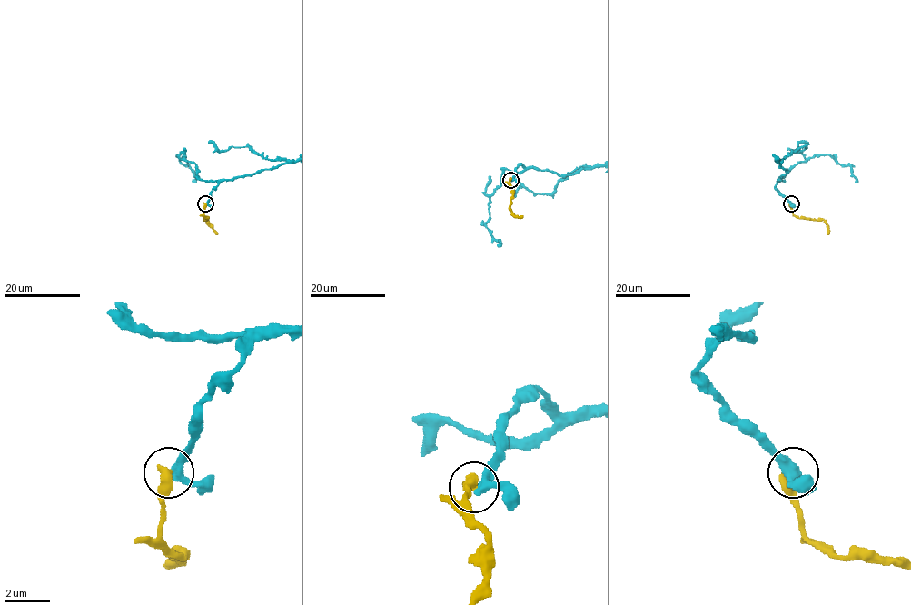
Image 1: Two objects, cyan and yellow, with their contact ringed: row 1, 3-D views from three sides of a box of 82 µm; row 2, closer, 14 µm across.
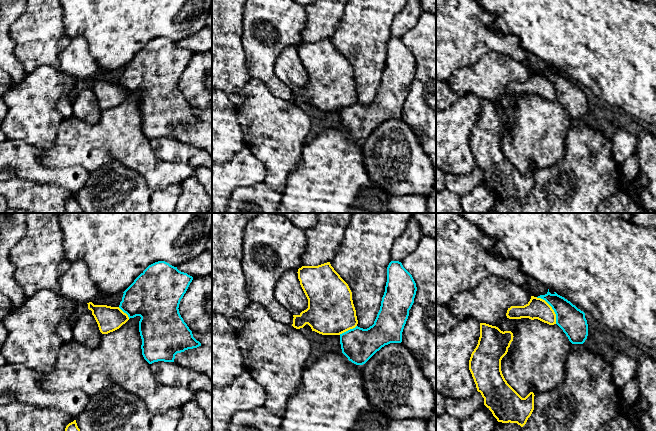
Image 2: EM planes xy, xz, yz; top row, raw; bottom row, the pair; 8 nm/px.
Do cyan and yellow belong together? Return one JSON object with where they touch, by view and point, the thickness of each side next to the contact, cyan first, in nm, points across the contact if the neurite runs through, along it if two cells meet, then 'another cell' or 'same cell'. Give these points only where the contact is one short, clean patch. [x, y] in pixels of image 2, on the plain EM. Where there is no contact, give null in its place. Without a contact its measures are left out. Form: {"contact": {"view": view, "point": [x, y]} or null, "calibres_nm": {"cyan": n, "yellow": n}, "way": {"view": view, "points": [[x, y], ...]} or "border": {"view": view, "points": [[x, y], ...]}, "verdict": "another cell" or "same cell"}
{"contact": {"view": "yz", "point": [552, 84]}, "calibres_nm": {"cyan": 220, "yellow": 170}, "border": {"view": "yz", "points": [[536, 73], [542, 74], [551, 83], [555, 90], [556, 99]]}, "verdict": "another cell"}

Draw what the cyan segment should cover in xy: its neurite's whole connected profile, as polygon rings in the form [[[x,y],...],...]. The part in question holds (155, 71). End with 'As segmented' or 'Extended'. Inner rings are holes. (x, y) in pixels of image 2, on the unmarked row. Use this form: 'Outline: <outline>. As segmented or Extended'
Outline: [[[165,37],[149,41],[123,68],[119,84],[129,95],[140,92],[139,108],[142,131],[152,140],[158,137],[174,138],[177,129],[201,122],[179,89],[179,80],[193,53]]]. As segmented

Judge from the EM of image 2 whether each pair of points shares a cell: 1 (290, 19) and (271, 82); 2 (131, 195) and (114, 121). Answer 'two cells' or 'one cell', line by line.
1: one cell
2: two cells

